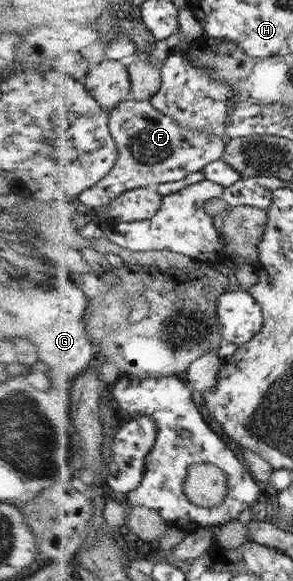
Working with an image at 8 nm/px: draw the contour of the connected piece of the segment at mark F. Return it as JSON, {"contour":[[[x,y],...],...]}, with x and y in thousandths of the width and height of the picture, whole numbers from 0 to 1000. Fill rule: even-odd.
{"contour":[[[440,170],[423,174],[420,179],[379,189],[375,215],[382,217],[382,231],[396,236],[410,256],[410,274],[389,293],[345,312],[341,318],[300,325],[266,339],[273,349],[331,360],[348,355],[362,356],[389,343],[454,325],[522,322],[526,317],[625,312],[662,298],[696,294],[717,281],[765,270],[778,251],[778,241],[768,241],[768,236],[724,232],[710,225],[676,225],[676,222],[655,222],[655,219],[625,219],[594,201],[543,191],[519,172]]]}

